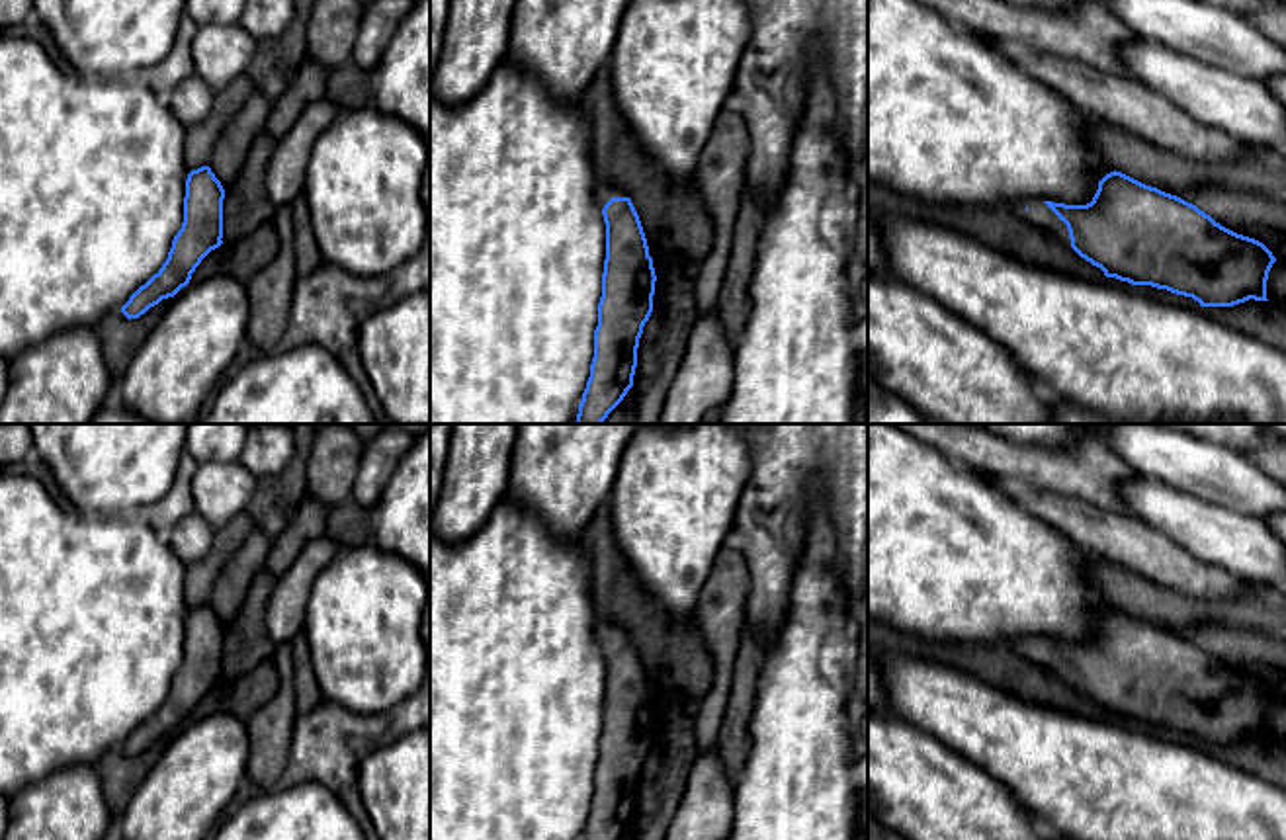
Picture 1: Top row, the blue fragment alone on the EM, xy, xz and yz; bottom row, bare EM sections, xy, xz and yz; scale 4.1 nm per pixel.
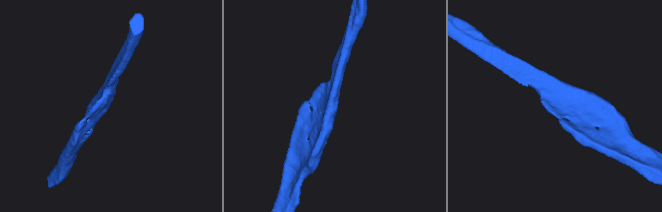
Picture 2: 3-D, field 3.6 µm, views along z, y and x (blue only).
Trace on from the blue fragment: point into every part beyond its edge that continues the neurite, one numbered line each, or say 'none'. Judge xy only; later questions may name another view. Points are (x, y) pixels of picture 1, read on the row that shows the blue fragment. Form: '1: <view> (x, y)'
none

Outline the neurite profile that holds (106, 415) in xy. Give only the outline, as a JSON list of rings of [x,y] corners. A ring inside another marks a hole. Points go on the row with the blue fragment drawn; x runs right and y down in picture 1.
[[[102,406],[88,424],[150,424],[141,414],[125,406]]]

